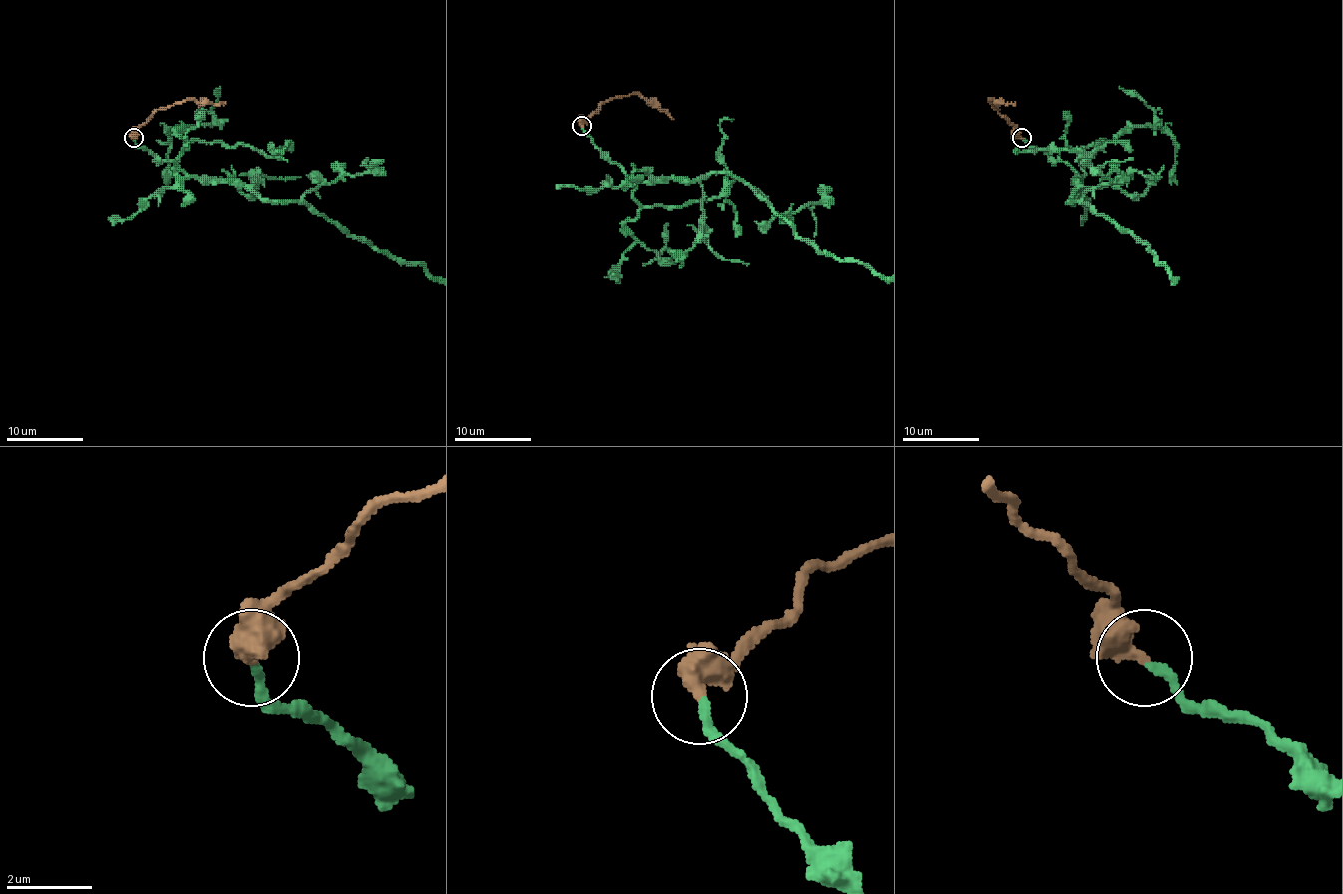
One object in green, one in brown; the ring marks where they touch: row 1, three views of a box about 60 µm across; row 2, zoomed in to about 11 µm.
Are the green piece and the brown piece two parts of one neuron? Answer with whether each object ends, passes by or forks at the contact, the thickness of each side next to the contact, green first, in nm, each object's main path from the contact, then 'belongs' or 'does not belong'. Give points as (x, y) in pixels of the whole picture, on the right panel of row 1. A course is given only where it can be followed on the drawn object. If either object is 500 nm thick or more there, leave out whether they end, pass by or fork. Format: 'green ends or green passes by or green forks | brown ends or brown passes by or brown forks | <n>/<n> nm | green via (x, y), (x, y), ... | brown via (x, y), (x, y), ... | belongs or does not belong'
200/500 nm | brown via (1021, 138), (1019, 131), (990, 100), (1015, 102) | belongs

